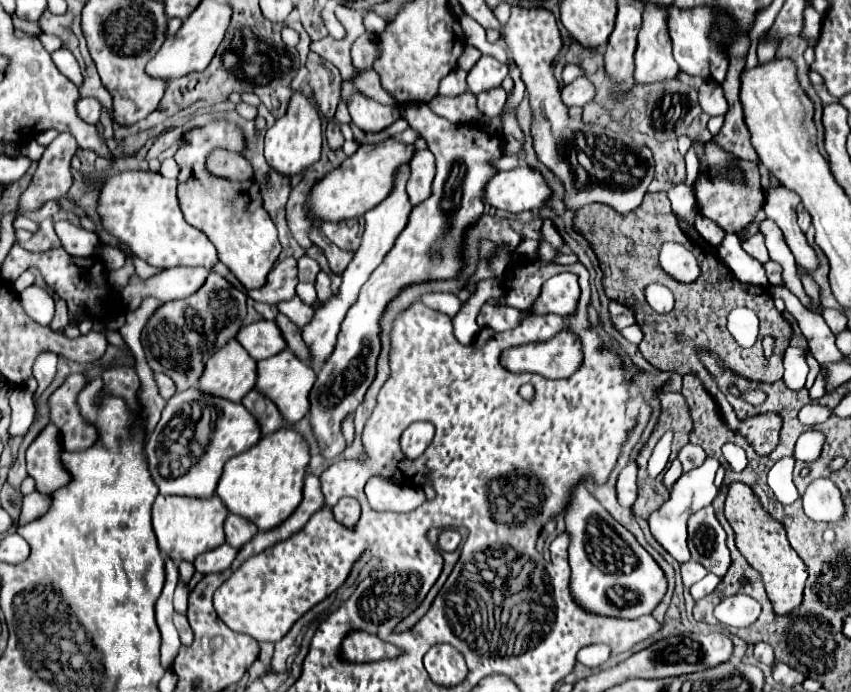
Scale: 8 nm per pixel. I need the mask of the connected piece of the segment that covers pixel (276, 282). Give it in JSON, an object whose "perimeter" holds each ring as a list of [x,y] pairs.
{"perimeter":[[[285,259],[279,261],[271,273],[267,275],[265,287],[247,291],[247,296],[259,301],[259,303],[271,303],[277,305],[281,301],[289,301],[295,297],[295,287],[297,287],[297,261],[295,259]]]}

